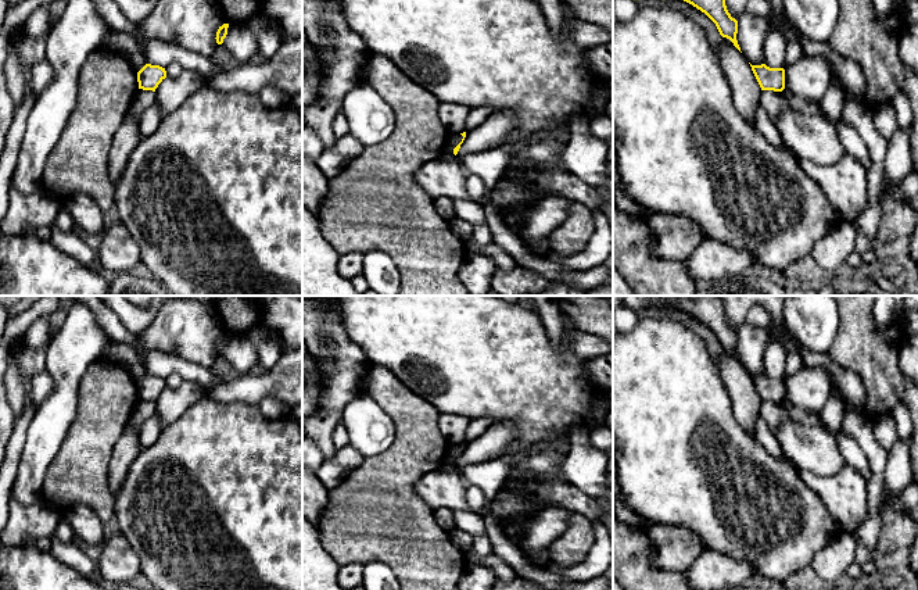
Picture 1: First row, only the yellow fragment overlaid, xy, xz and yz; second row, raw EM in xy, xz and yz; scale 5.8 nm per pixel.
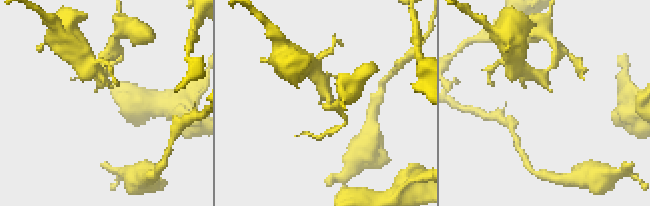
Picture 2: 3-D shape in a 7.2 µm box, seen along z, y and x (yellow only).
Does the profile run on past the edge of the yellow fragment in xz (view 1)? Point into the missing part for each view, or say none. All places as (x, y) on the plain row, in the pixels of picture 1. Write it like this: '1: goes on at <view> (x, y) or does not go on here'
1: does not go on here

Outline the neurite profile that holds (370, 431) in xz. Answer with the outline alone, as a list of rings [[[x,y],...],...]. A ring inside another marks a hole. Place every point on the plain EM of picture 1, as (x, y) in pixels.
[[[367,393],[345,405],[341,423],[348,432],[349,446],[365,458],[383,454],[395,439],[394,422]]]

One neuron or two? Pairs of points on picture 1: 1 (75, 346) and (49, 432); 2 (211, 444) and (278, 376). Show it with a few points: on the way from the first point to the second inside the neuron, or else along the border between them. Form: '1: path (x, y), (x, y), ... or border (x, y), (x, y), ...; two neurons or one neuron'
1: path (70, 367), (64, 397), (57, 411); one neuron
2: border (219, 400), (255, 404); two neurons

